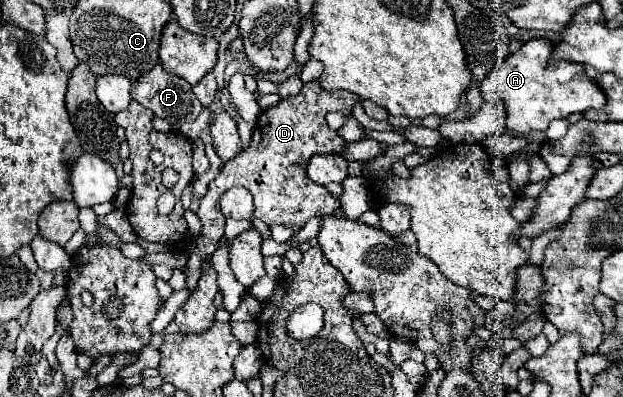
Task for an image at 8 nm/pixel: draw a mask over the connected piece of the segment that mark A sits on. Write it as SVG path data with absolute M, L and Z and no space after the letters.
M533 38L521 46L519 52L507 60L495 64L479 90L485 100L501 98L507 108L507 128L519 136L527 136L531 130L547 130L555 118L567 118L573 112L585 112L589 108L601 108L607 102L605 90L585 74L585 66L577 66L565 60L549 64L555 44L545 38Z

